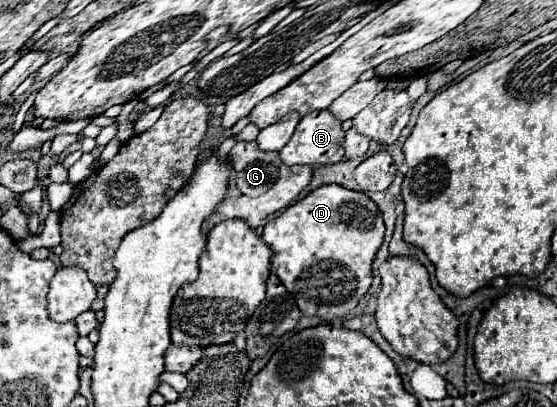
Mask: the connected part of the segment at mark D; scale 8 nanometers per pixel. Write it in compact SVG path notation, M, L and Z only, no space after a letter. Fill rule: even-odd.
M322 185L310 191L304 199L290 205L264 225L262 241L272 249L272 269L284 287L296 299L300 311L310 317L330 321L352 311L360 297L372 285L372 261L384 239L384 221L378 205L362 191L352 191L342 185Z

